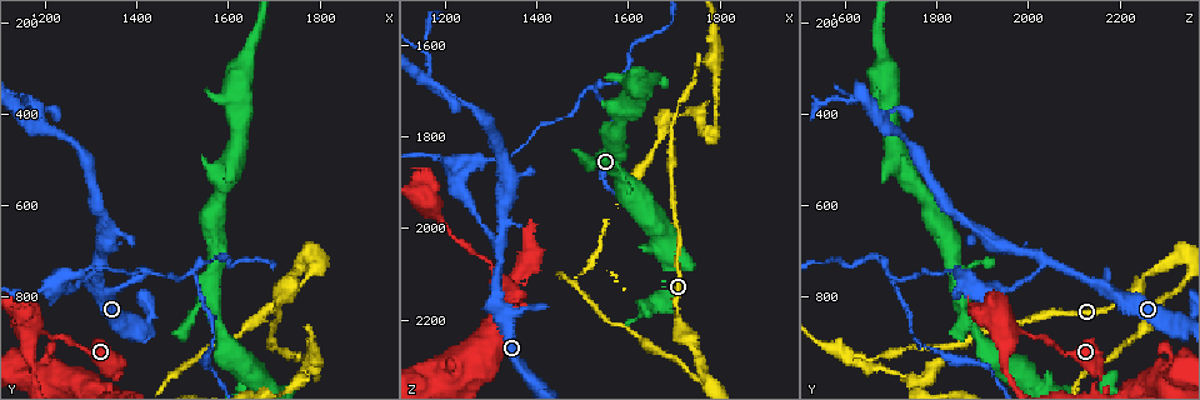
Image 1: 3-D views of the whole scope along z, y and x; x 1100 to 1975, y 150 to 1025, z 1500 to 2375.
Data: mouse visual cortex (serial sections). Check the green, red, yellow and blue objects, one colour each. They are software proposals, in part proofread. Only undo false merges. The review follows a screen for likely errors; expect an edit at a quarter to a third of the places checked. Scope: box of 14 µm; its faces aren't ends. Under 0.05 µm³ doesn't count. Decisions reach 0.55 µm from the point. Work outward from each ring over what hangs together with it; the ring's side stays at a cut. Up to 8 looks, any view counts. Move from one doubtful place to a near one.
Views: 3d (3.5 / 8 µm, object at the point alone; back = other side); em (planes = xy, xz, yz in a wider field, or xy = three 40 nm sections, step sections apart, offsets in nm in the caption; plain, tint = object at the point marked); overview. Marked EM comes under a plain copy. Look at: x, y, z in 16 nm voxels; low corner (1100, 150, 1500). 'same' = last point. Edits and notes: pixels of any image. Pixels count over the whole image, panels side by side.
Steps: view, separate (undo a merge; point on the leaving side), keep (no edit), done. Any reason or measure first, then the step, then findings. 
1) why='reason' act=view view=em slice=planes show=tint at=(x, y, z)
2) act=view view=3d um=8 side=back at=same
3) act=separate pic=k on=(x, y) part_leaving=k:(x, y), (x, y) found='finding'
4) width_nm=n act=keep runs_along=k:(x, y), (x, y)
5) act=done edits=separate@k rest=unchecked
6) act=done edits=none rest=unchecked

why='three-way junction' act=view view=3d um=8 at=(1310, 720, 2040)

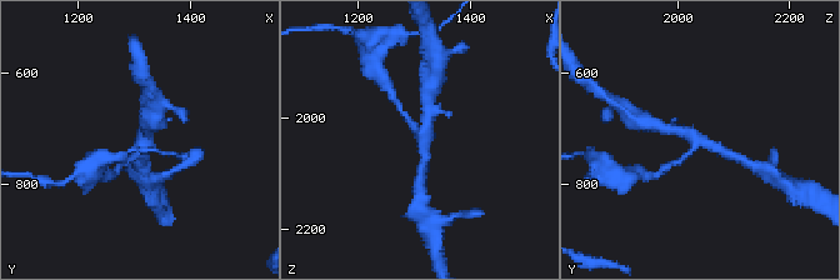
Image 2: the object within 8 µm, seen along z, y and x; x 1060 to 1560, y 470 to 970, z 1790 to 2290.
act=view view=3d um=3.5 at=(1310, 725, 2035)

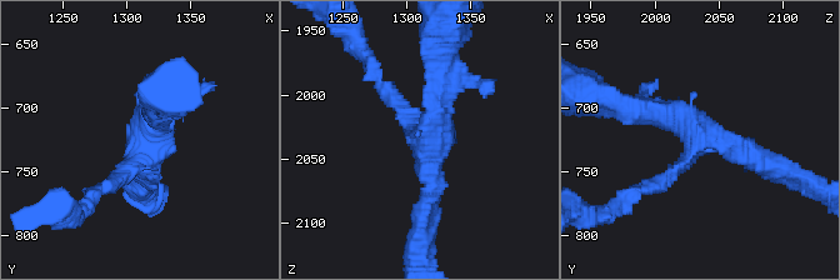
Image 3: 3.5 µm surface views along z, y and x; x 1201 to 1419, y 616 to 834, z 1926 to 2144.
act=keep runs_along=3:(771, 161), (628, 108) found='all the same cell'

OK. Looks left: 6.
why='thin arm on a thick one' act=view view=3d um=3.5 side=back at=(1775, 940, 1635)

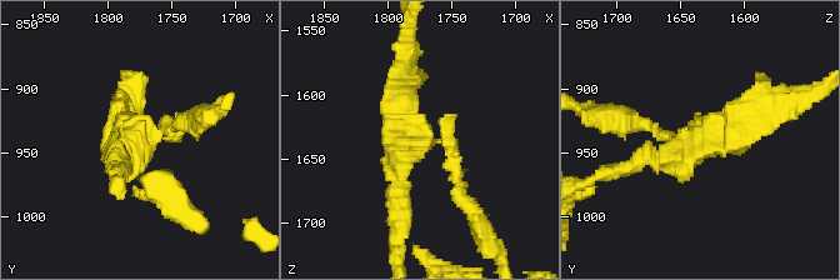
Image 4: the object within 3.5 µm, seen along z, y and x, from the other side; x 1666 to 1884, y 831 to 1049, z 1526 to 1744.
act=view view=em slice=xy step=1 show=tint at=(1778, 940, 1638)

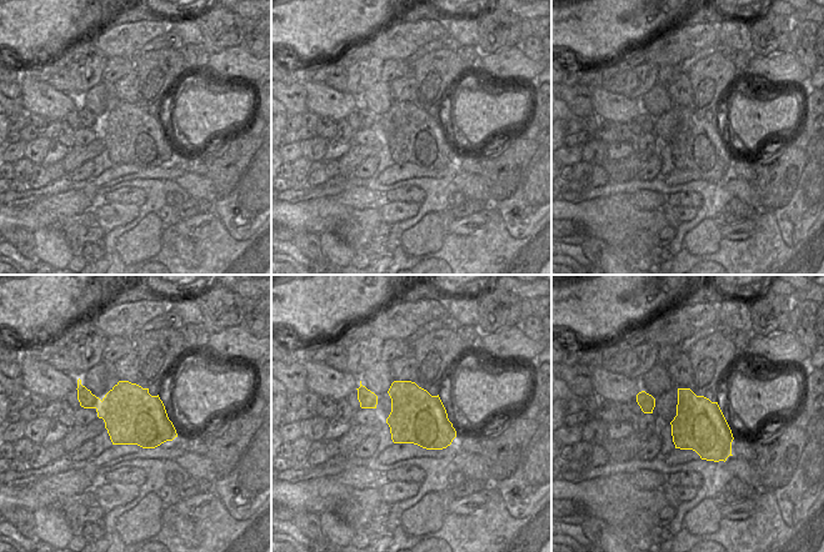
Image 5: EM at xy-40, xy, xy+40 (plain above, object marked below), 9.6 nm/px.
width_nm=500 act=separate pic=4 on=(410, 144) part_leaving=4:(436, 141), (399, 164), (399, 228) found='two cells meet here'

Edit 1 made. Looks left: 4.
why='three-way junction' act=view view=3d um=3.5 at=(1160, 375, 1620)

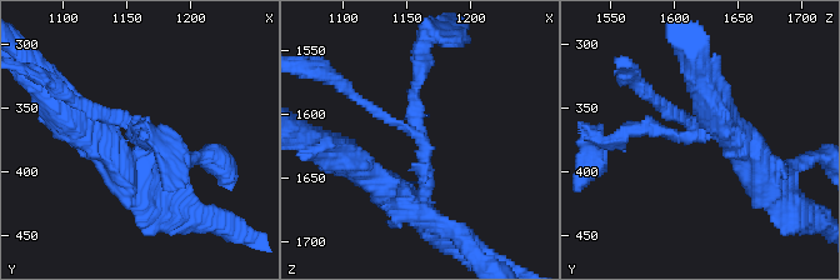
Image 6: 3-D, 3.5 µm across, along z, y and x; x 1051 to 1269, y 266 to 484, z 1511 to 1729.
arms=3 arm_widths_nm=150,200,200 act=view view=em slice=xy step=1 show=tint at=(1160, 372, 1622)

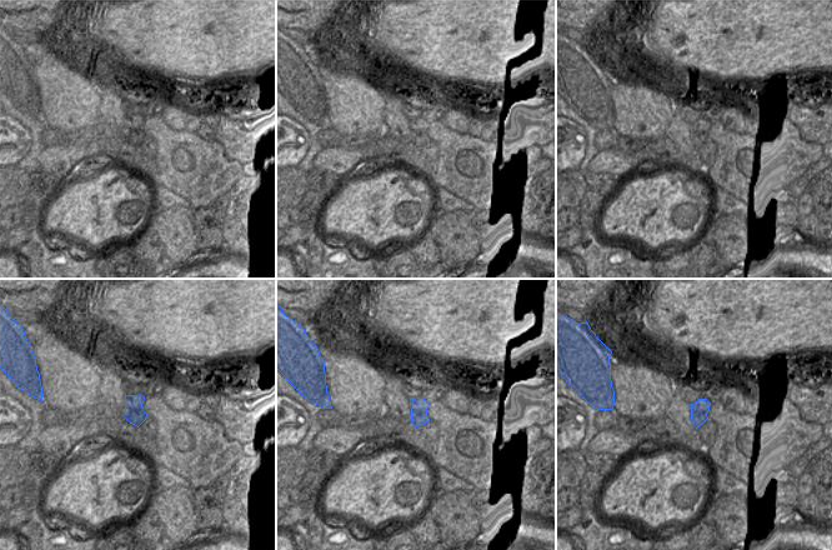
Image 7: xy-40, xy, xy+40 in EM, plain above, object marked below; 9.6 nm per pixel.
width_nm=170 act=separate pic=6 on=(98, 109) part_leaving=6:(418, 138), (375, 113), (345, 80) found='a second cell is stuck on'

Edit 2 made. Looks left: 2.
act=done edits=separate@4,separate@6 rest=unchecked

